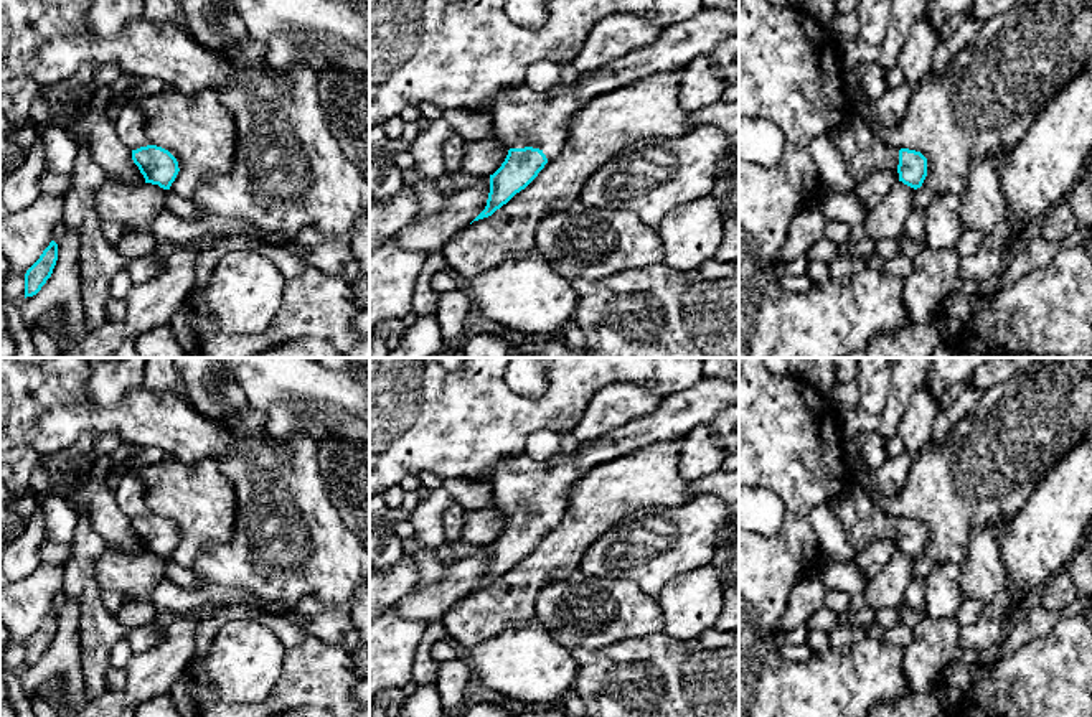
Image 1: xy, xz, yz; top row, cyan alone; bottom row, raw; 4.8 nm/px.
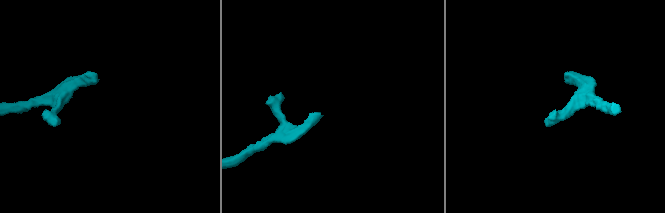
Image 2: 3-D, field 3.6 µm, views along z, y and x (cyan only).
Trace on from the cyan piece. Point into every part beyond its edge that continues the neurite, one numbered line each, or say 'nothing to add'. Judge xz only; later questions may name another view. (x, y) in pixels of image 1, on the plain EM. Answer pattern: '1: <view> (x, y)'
nothing to add

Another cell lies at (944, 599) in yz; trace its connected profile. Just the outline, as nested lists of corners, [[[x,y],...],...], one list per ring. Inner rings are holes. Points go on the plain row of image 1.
[[[937,564],[925,579],[925,616],[957,618],[965,598],[960,592],[960,565]]]

